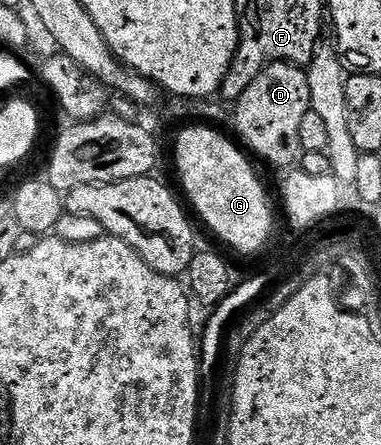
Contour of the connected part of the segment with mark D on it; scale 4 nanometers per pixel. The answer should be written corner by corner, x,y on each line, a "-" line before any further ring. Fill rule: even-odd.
290,63
270,64
234,101
235,135
249,153
257,152
266,163
273,164
276,168
291,169
295,165
292,163
302,156
299,131
302,118
311,109
310,83
307,78
307,71
303,67

